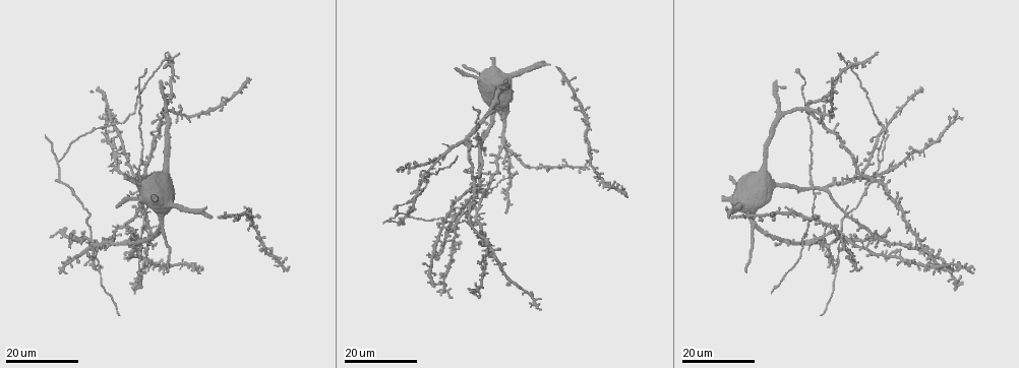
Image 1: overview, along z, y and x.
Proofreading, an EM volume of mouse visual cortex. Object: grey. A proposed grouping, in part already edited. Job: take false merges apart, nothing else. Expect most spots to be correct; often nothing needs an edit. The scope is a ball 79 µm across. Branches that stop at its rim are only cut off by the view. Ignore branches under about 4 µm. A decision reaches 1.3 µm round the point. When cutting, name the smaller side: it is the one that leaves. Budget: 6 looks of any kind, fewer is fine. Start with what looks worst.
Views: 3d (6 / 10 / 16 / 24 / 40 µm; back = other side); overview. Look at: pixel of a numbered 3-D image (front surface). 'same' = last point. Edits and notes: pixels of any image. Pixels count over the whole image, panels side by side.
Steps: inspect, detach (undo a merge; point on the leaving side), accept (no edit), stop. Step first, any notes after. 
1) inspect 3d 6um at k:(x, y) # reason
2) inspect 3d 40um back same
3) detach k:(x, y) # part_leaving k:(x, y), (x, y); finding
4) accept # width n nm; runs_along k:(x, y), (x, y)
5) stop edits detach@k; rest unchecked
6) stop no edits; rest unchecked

inspect 3d 24um at 1:(116, 122) # small branch off a trunk

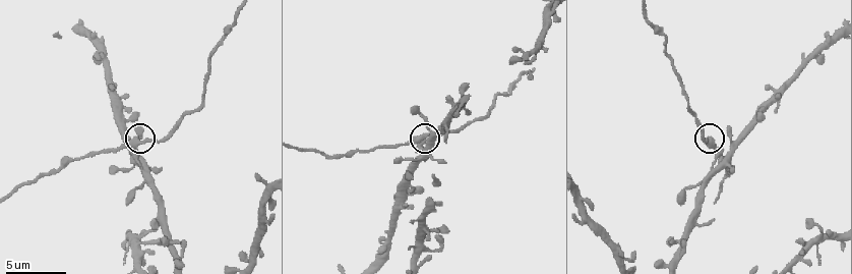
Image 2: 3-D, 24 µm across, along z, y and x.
inspect 3d 10um at 2:(423, 137)

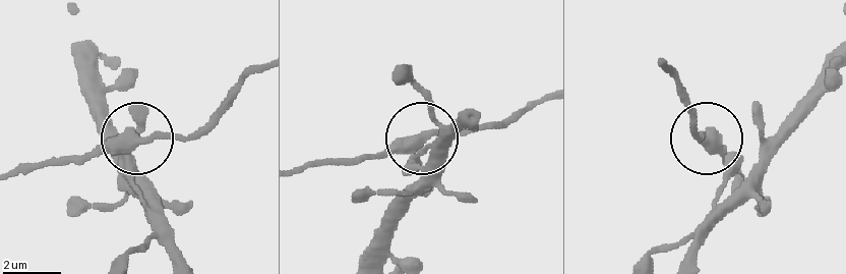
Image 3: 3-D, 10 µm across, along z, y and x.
accept # arms 3; all the same neuron

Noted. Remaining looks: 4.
inspect 3d 24um at 1:(814, 184) # four arms meet

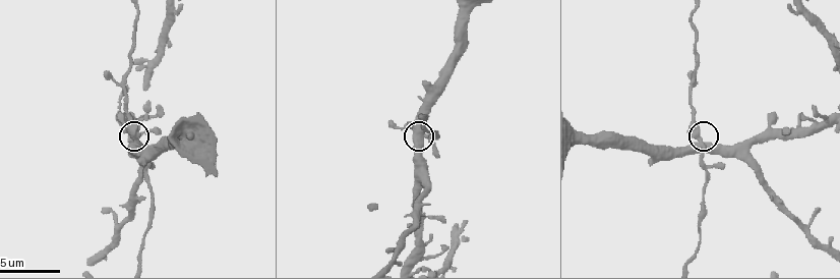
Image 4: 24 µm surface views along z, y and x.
inspect 3d 6um at 4:(700, 142)

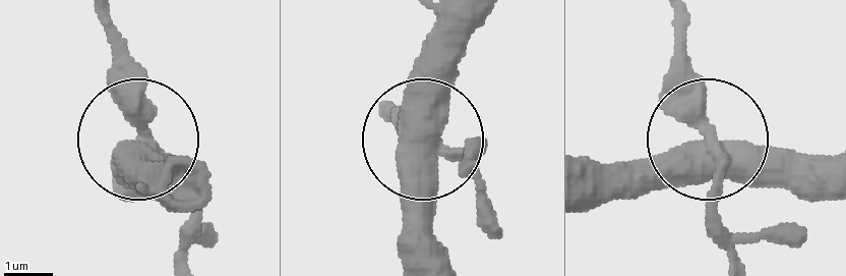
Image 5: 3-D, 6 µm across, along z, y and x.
inspect 3d 6um back at 5:(709, 142)

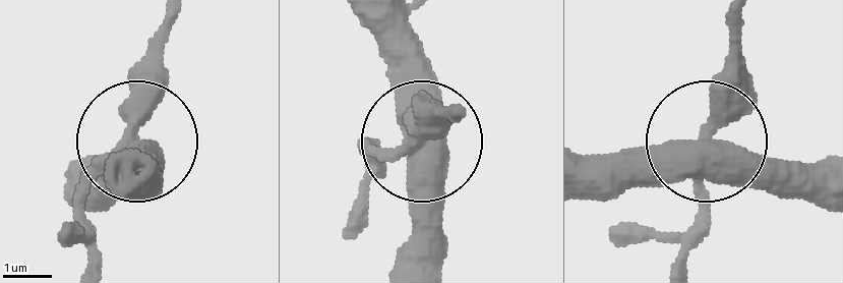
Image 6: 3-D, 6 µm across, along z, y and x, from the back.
accept # all the same neuron

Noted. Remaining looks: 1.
stop no edits; rest unchecked

